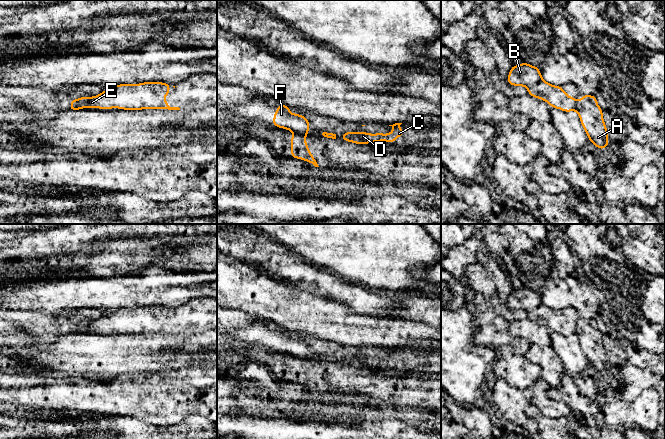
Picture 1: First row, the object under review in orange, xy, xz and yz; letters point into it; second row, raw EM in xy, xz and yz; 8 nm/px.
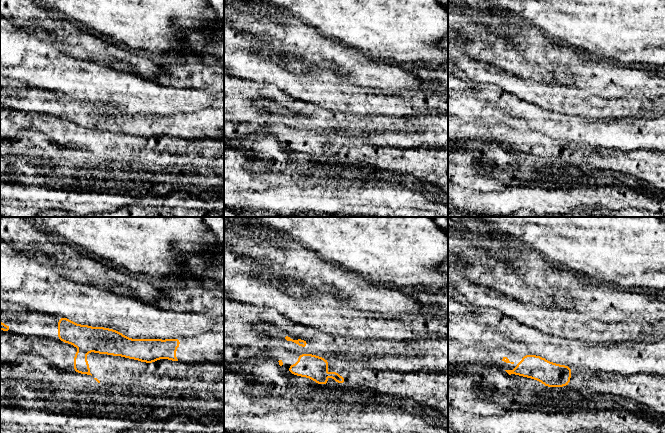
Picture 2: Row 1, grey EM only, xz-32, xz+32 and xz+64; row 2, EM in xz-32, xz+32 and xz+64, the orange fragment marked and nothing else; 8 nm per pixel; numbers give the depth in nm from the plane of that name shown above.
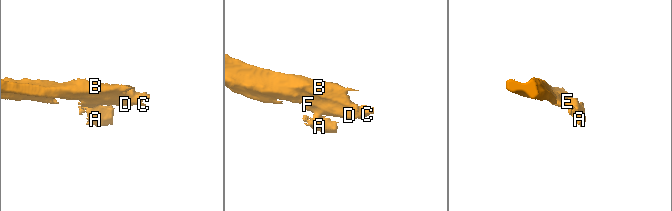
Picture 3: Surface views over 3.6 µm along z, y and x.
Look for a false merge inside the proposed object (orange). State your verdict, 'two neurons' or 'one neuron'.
two neurons

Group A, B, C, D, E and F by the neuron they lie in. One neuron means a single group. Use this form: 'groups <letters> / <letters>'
groups A / B C D E F

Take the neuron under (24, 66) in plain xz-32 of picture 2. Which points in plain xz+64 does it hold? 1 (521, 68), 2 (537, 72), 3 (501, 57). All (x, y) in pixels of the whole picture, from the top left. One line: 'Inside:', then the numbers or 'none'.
Inside: none

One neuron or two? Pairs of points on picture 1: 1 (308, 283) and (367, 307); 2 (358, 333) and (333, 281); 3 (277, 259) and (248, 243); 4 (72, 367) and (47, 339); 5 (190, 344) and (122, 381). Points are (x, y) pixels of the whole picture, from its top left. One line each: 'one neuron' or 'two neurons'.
1: one neuron
2: two neurons
3: one neuron
4: two neurons
5: two neurons

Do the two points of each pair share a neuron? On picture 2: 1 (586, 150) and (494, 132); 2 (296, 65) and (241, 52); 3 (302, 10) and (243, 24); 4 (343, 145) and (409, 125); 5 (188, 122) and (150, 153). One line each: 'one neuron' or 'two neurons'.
1: one neuron
2: two neurons
3: two neurons
4: two neurons
5: two neurons

